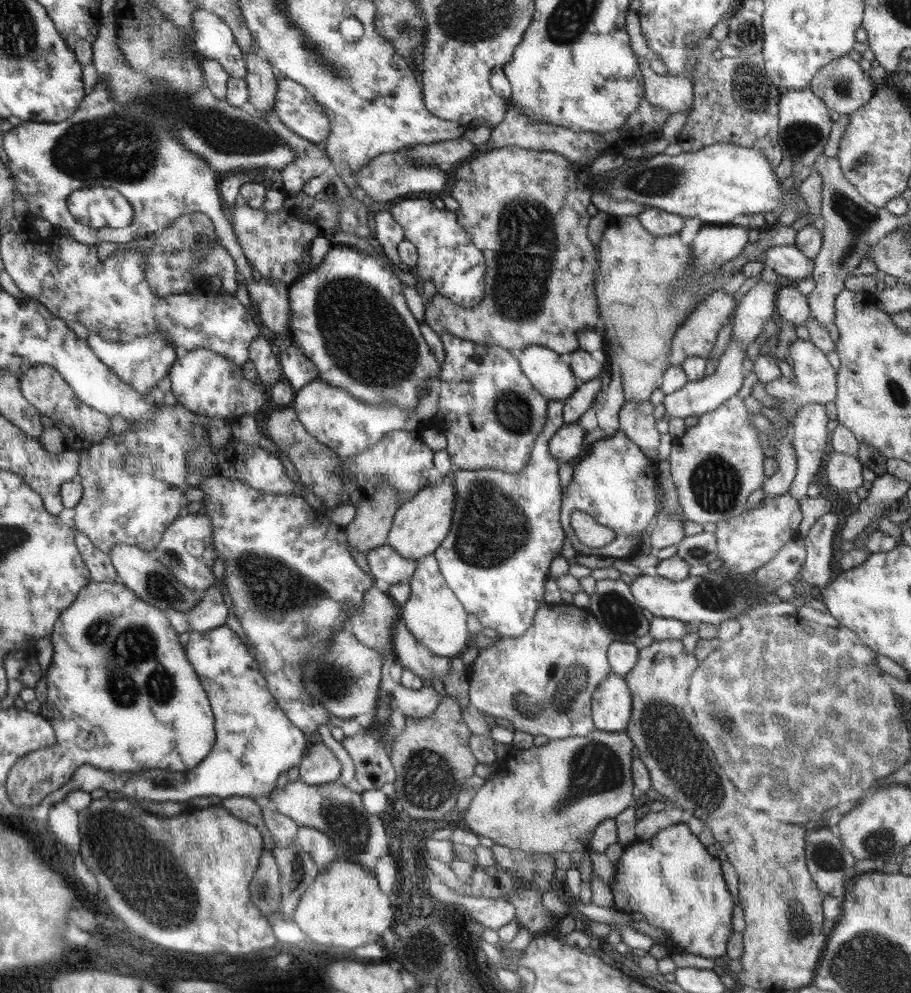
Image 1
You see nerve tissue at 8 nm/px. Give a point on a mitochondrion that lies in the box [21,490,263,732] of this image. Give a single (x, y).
(132, 670)

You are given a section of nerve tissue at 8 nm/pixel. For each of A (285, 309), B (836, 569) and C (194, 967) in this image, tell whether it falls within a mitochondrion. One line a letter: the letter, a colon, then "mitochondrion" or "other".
A: other
B: other
C: other

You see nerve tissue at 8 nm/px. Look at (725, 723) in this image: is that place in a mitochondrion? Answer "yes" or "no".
yes

